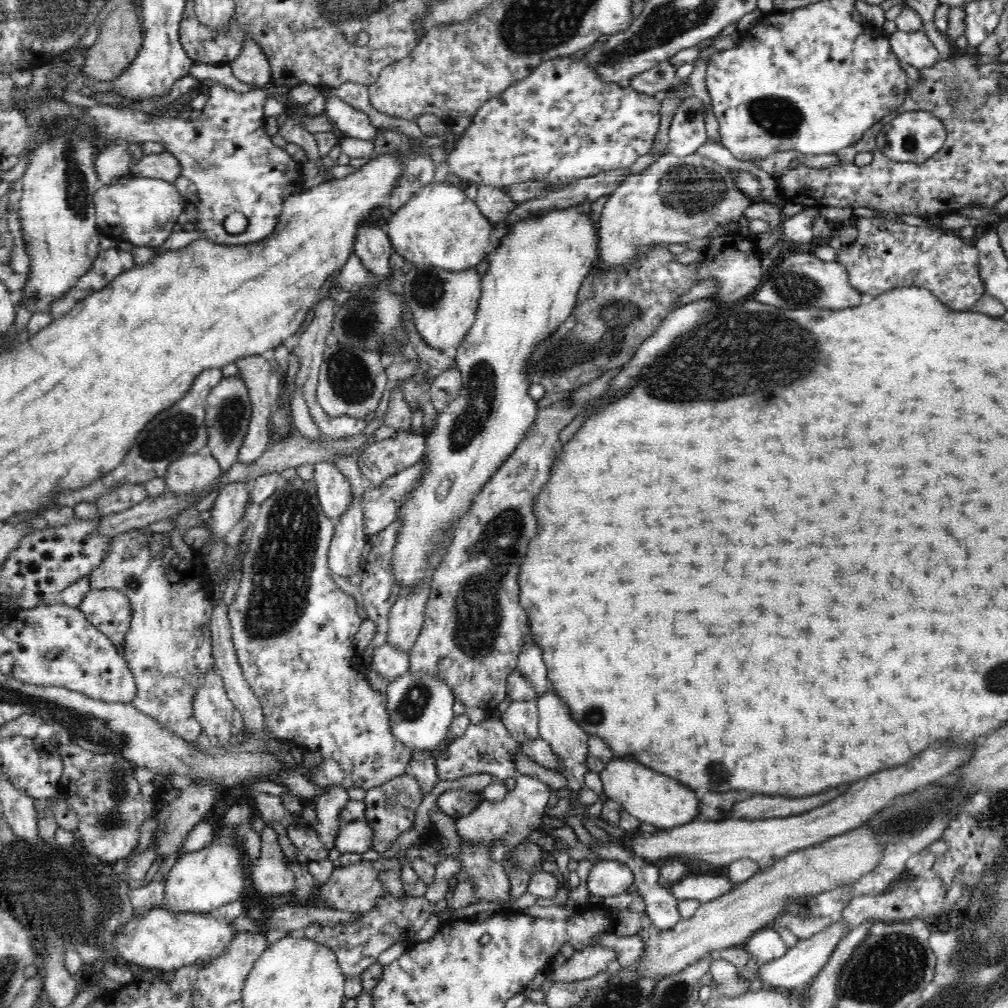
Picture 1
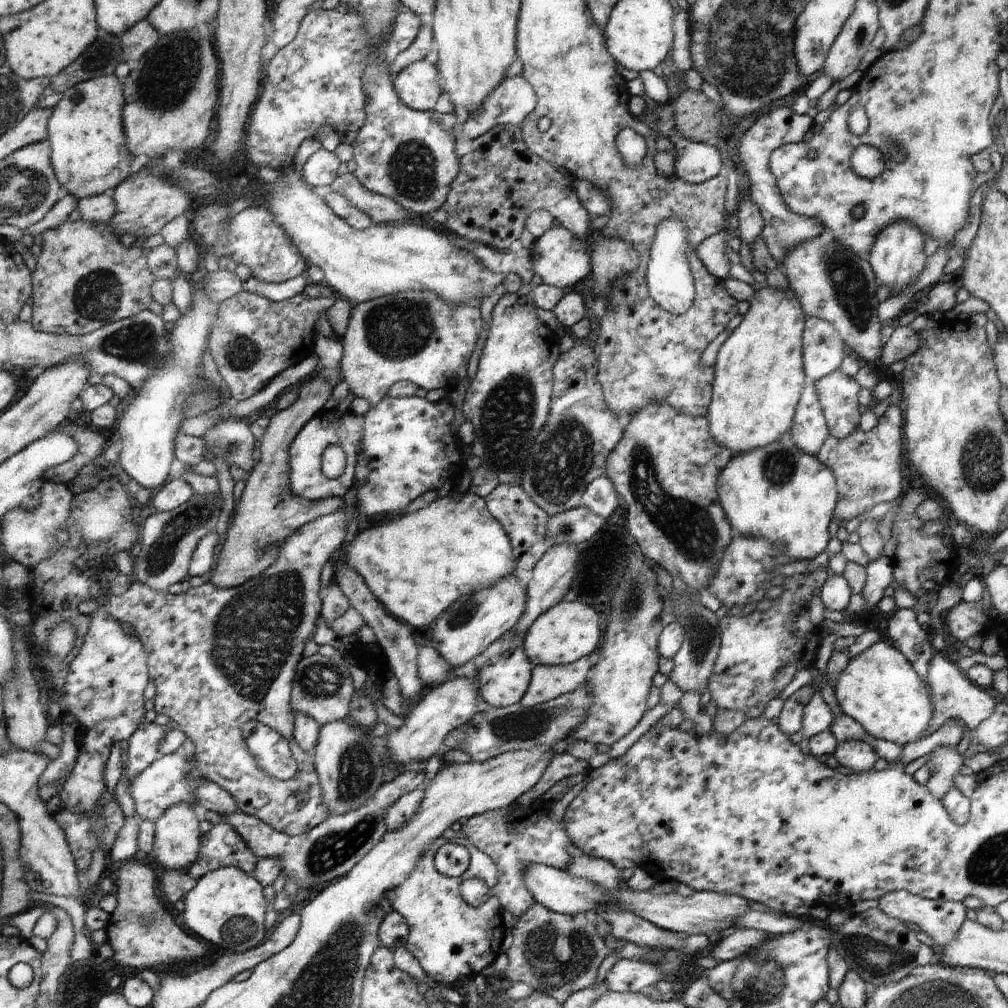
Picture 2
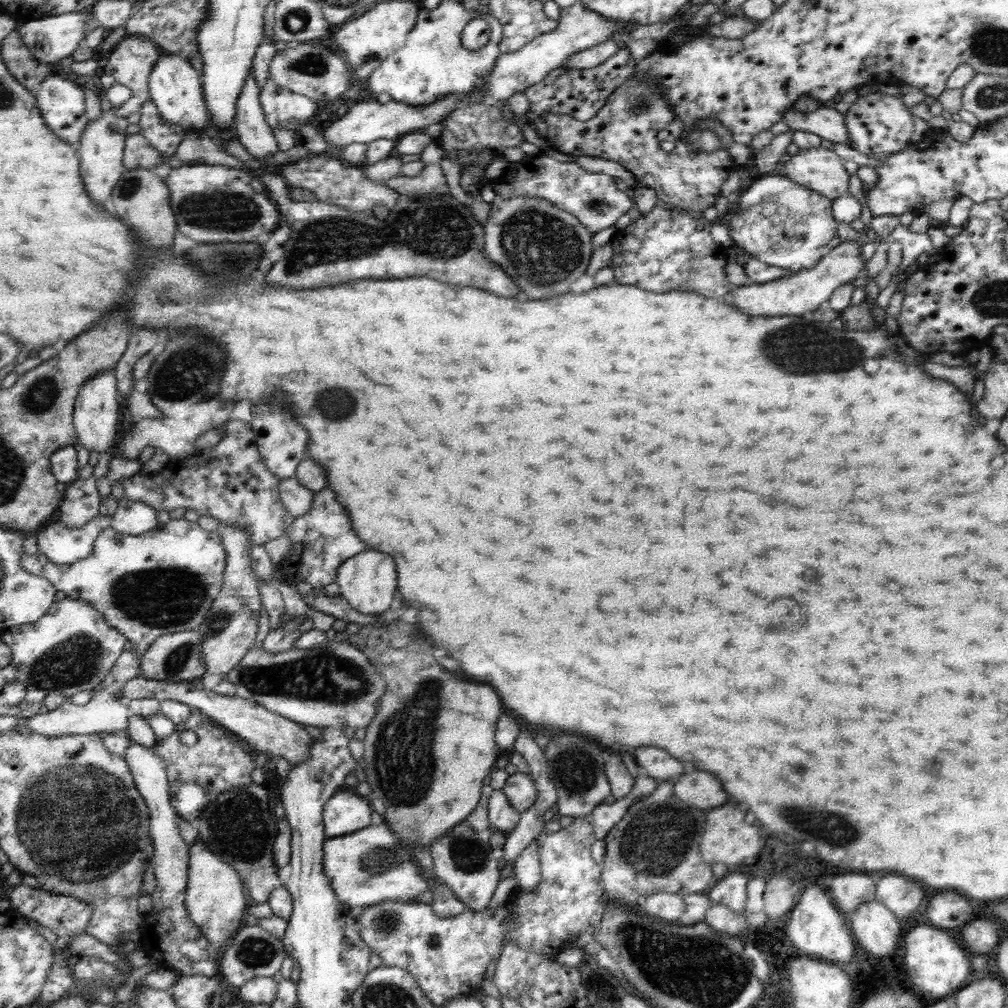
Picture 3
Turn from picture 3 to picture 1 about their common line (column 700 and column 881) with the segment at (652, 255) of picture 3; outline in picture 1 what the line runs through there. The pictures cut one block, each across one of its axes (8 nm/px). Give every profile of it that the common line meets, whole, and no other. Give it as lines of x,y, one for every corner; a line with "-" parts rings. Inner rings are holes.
860,218
858,238
836,252
836,262
848,272
848,282
868,300
882,296
892,288
928,288
950,310
972,310
986,294
980,280
980,262
976,246
970,246
958,232
946,232
940,226
910,226
898,220

